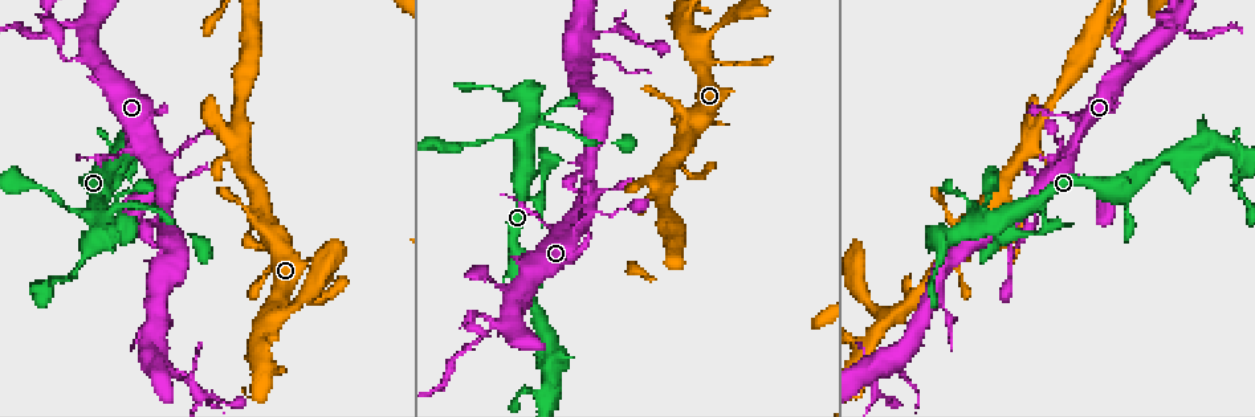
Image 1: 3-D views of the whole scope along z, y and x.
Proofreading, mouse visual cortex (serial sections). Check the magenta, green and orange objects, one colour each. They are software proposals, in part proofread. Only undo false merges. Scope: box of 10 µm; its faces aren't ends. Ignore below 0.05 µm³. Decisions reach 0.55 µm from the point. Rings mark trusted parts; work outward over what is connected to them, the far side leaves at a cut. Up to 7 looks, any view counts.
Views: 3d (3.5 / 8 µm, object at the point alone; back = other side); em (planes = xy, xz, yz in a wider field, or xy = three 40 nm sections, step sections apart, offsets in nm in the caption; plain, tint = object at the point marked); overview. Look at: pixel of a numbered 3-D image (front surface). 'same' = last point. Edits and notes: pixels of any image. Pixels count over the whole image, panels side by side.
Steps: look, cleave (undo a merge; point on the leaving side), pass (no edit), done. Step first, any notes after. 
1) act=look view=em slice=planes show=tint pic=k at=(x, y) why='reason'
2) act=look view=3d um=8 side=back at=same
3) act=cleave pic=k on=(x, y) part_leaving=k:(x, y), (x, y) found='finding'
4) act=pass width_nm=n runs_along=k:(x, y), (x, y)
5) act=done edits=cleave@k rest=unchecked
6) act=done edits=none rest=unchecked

act=look view=3d um=3.5 pic=1 at=(125, 234) why='calibre changes'

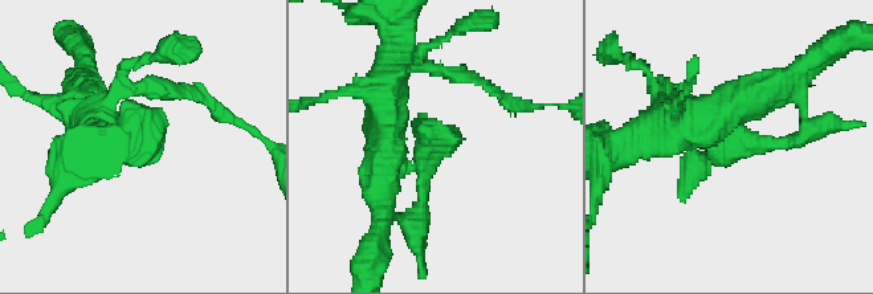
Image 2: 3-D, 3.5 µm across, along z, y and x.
act=look view=em slice=planes show=tint pic=2 at=(429, 135)

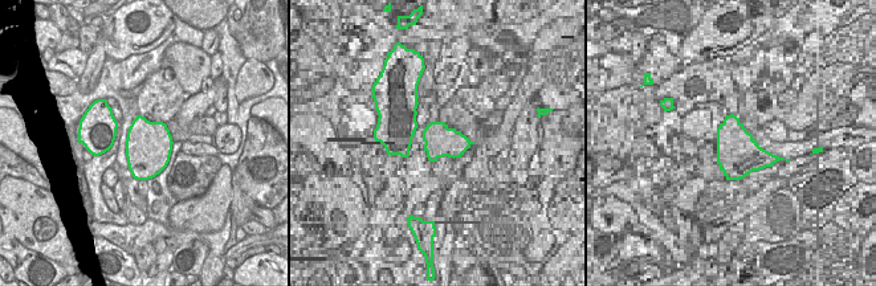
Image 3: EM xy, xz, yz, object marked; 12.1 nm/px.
act=look view=em slice=xy step=3 show=tint at=same why='another direction'

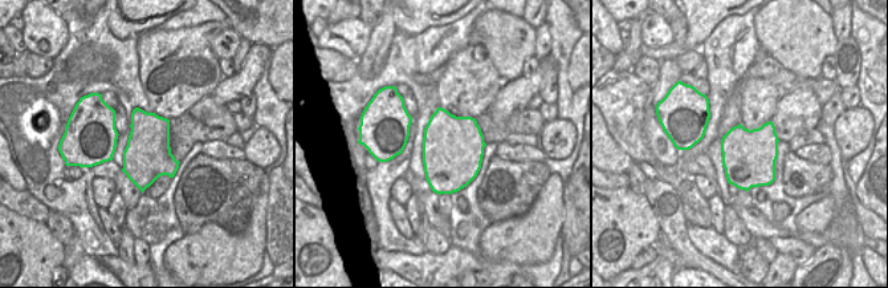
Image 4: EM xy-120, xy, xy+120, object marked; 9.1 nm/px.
act=pass width_nm=550 runs_along=2:(733, 106), (702, 126), (712, 142), (776, 147) found='continuous, no second cell'

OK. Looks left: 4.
act=look view=3d um=3.5 pic=1 at=(664, 183) why='two arms in line, one across'

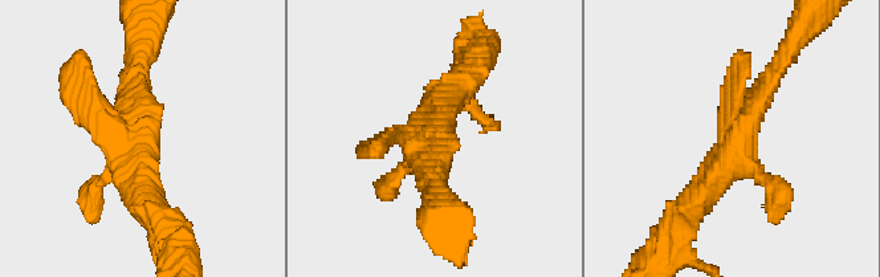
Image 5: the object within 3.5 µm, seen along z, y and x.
act=look view=em slice=planes show=plain pic=5 at=(137, 149)

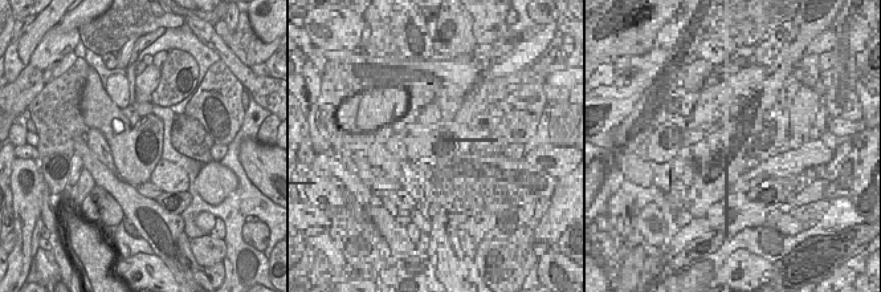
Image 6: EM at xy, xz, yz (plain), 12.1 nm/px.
act=look view=em slice=planes show=tint at=same why='where the object lies'

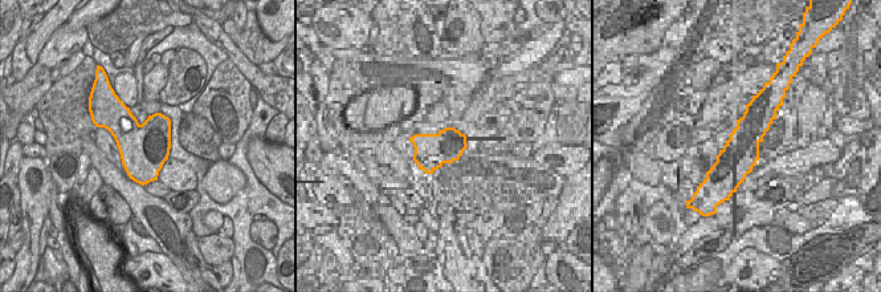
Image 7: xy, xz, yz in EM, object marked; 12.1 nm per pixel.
act=pass runs_along=5:(681, 218), (721, 168), (775, 70) found='all the same cell'

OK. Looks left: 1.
act=done edits=none rest=unchecked

